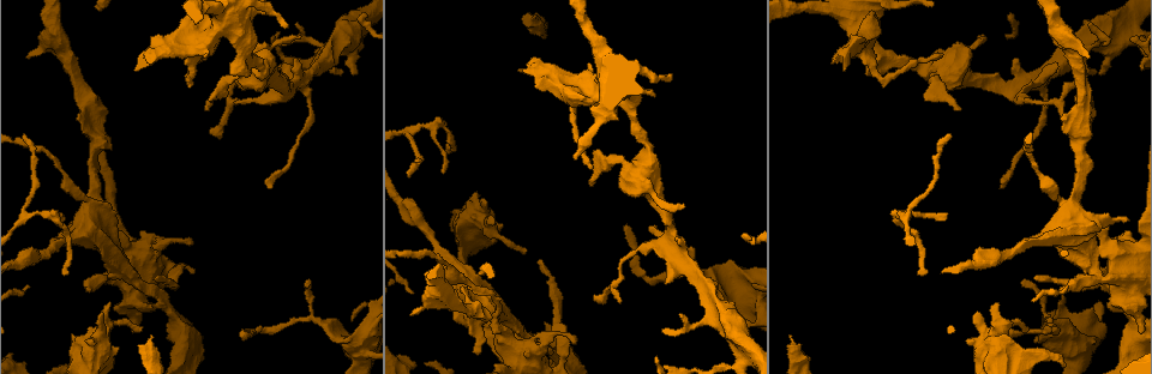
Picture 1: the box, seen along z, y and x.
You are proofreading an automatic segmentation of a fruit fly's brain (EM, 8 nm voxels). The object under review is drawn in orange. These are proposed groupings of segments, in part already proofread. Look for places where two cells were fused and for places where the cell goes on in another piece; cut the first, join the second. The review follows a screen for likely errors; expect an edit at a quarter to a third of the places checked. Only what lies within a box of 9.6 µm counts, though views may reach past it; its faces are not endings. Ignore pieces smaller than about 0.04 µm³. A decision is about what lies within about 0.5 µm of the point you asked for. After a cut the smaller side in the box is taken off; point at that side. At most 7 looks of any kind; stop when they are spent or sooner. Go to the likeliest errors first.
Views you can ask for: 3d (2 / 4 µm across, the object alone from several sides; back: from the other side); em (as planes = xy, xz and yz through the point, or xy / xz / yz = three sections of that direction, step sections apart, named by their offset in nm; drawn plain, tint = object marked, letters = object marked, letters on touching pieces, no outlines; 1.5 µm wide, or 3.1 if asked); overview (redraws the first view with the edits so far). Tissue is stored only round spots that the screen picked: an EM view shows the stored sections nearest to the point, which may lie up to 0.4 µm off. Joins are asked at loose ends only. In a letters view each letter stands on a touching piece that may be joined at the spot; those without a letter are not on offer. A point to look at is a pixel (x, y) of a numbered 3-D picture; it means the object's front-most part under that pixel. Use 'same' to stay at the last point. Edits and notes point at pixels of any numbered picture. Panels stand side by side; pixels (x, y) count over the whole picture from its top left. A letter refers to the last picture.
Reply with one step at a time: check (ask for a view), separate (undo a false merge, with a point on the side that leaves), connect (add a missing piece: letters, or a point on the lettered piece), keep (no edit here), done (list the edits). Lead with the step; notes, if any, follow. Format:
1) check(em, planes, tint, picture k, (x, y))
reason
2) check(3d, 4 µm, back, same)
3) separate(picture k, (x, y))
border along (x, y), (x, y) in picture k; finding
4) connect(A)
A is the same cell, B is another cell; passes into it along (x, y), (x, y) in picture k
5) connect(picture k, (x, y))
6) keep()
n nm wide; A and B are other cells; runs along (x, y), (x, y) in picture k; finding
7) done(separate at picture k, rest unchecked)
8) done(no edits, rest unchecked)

check(em, planes, plain, picture 1, (283, 64))
an open end

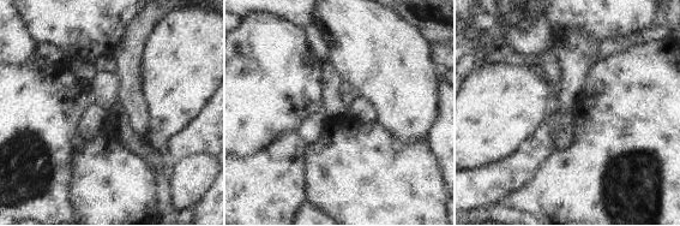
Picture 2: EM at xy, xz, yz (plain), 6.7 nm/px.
check(em, planes, letters, same)
see the neighbours

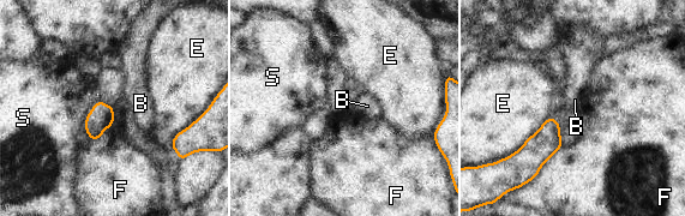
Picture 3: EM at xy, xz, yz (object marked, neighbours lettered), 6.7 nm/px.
keep()
B, E, F and S are other cells; border along (98, 100), (85, 119), (84, 130) in picture 3; none of them fits

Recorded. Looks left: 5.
check(em, planes, letters, picture 1, (87, 291))
free end

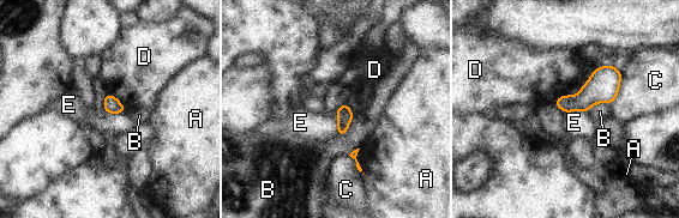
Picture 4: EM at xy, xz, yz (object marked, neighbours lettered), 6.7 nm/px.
keep()
A, B, C, D and E are other cells; border along (588, 110), (570, 110), (565, 114) in picture 4; none of them fits

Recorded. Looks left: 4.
check(3d, 4 µm, picture 1, (590, 169))
thin end

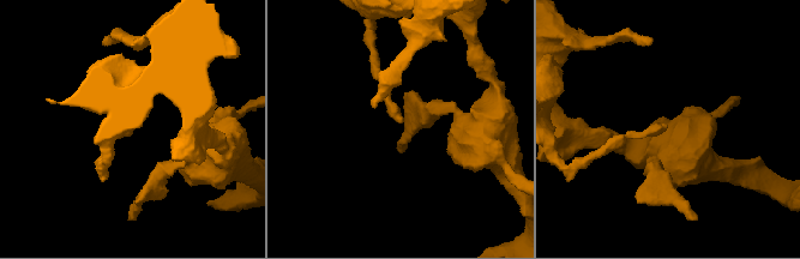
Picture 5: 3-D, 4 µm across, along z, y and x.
check(em, planes, letters, picture 5, (399, 121))
now the EM

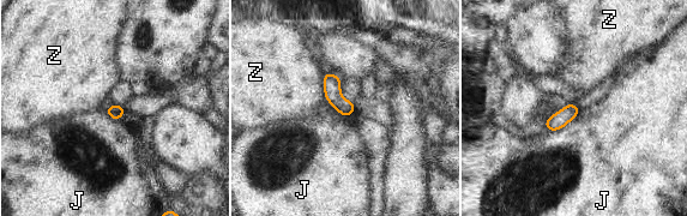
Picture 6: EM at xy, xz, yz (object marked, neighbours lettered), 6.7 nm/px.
keep()
100 nm wide; J and Z are other cells; runs along (326, 76), (347, 113) in picture 6; no lettered piece goes on from it

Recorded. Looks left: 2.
done(no edits, rest unchecked)

